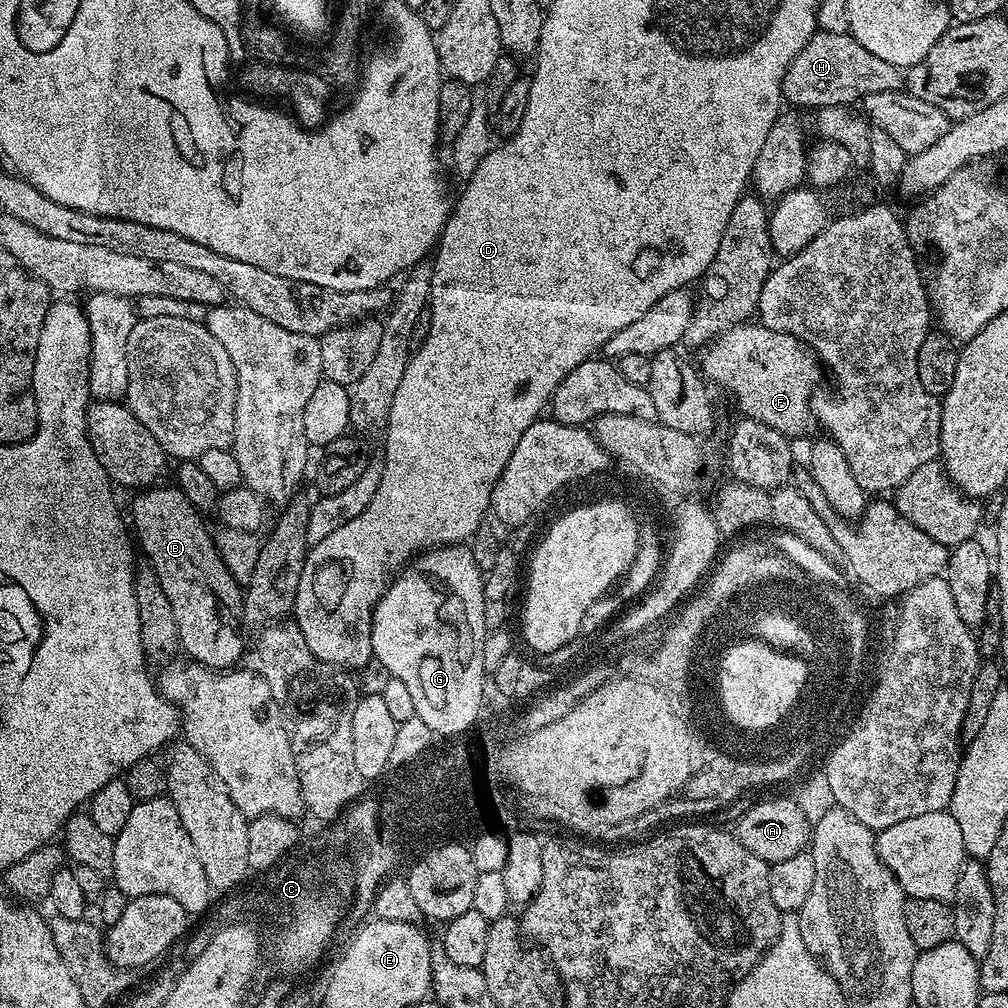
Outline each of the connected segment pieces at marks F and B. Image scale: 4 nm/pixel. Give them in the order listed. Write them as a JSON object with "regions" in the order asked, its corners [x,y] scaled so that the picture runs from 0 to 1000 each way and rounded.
{"regions":[[[[739,319],[729,321],[727,325],[717,329],[711,337],[697,346],[696,352],[696,372],[699,378],[703,382],[711,381],[712,384],[719,385],[726,392],[727,399],[732,401],[737,414],[760,421],[786,437],[800,432],[806,421],[808,423],[806,400],[811,388],[810,380],[813,377],[813,369],[815,370],[815,361],[810,350],[792,335],[779,329],[764,327],[753,319]]],[[[152,482],[146,486],[140,487],[139,492],[131,500],[131,516],[129,512],[129,520],[133,525],[134,535],[137,537],[137,544],[144,548],[146,559],[150,560],[151,563],[157,569],[157,577],[161,577],[161,585],[165,585],[165,593],[169,593],[169,602],[173,604],[173,617],[177,617],[177,629],[179,630],[180,644],[185,648],[188,647],[189,654],[195,659],[201,659],[206,665],[226,665],[231,661],[239,658],[238,650],[242,647],[242,627],[240,616],[242,614],[242,593],[240,590],[239,580],[234,578],[234,574],[228,569],[228,565],[220,558],[220,554],[214,545],[214,537],[211,529],[206,529],[206,524],[202,521],[199,505],[194,504],[188,498],[188,494],[185,494],[185,490],[181,490],[181,486],[174,482],[168,484],[159,484],[160,482]]]]}

